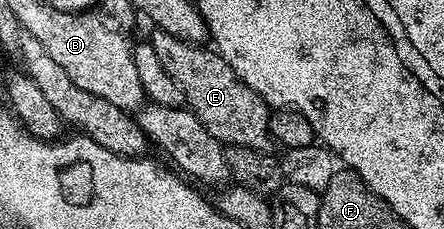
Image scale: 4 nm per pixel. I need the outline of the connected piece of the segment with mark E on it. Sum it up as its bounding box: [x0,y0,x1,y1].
[151,32,271,151]

